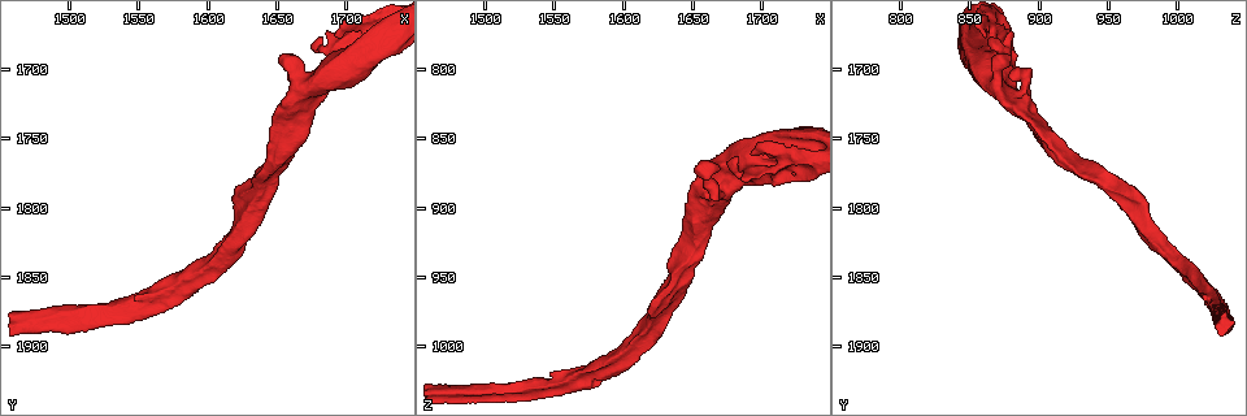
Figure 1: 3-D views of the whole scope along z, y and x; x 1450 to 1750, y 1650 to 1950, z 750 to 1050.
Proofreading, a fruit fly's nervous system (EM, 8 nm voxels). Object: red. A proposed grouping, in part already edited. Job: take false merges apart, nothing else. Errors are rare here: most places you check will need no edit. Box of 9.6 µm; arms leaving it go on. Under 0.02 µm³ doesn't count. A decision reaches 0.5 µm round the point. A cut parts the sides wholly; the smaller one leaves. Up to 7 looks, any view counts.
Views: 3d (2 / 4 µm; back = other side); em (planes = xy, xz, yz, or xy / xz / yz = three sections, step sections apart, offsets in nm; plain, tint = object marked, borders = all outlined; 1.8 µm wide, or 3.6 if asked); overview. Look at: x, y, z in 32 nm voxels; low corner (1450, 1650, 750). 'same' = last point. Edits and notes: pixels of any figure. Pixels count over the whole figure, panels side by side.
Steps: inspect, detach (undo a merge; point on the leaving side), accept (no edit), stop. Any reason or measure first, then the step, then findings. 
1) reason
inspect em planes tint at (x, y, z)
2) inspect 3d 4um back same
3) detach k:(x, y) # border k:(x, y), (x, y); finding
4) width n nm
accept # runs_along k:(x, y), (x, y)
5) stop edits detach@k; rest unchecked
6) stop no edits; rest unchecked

a fork
inspect em planes plain at (1510, 1882, 1032)

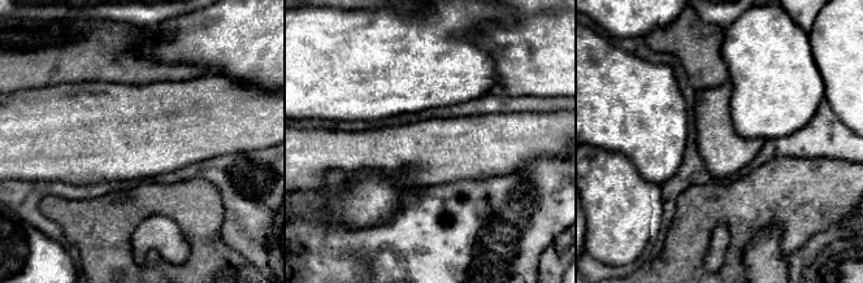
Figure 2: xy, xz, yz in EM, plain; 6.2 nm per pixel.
with the object marked
inspect em planes tint same

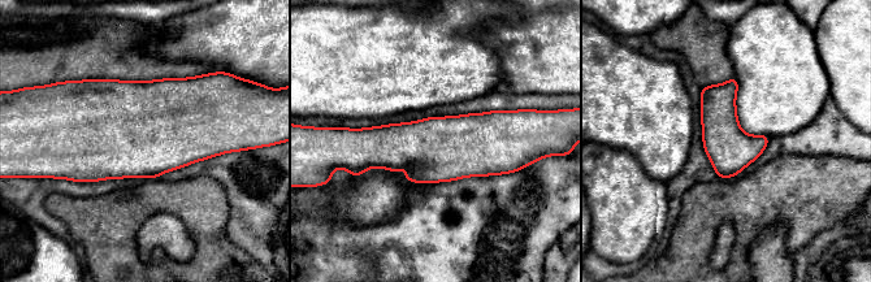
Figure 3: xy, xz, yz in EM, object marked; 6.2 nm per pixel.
accept # all the same neuron

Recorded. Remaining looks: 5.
sharp bend
inspect em 3.6um yz step 16 tint at (1720, 1682, 862)

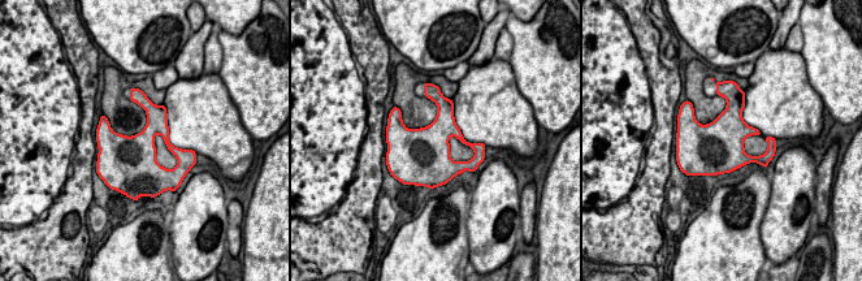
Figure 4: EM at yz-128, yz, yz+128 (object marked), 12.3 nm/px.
cut it another way
inspect em 3.6um planes borders same

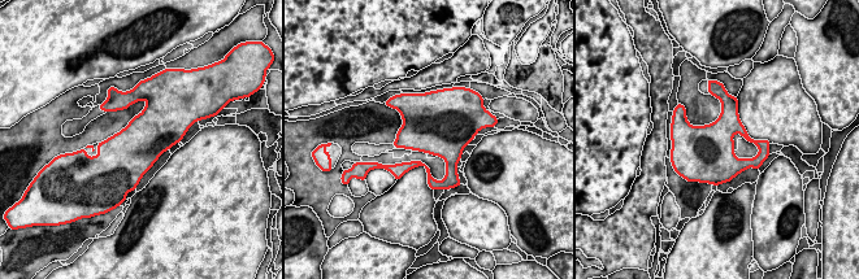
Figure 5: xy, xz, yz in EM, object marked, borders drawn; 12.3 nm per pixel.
accept # all the same neuron

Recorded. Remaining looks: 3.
three arms meet
inspect 3d 2um at (1666, 1726, 886)

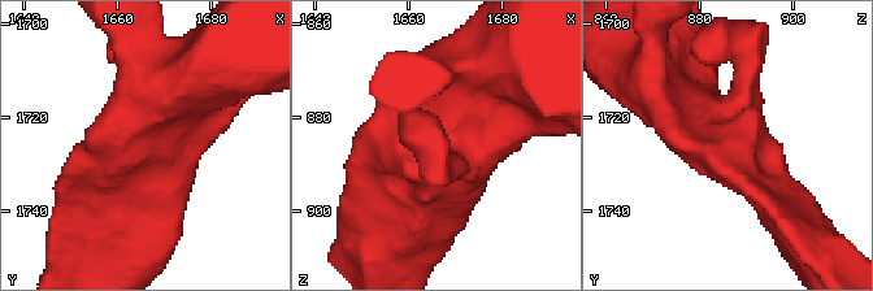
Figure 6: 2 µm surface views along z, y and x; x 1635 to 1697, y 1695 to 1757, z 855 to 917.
now the EM
inspect em planes tint at (1666, 1726, 888)

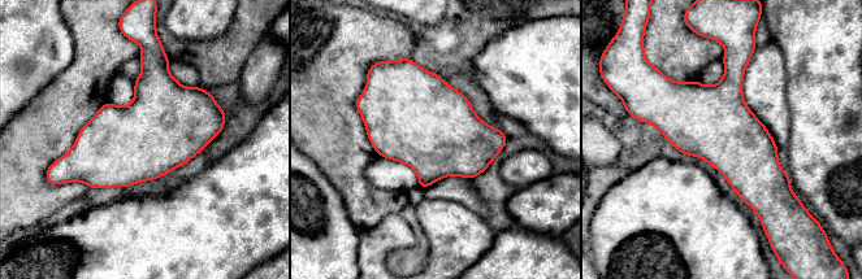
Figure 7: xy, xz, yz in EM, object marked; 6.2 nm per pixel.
width 460 nm
accept # continuous, no second neuron

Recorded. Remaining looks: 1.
stop no edits; rest unchecked

